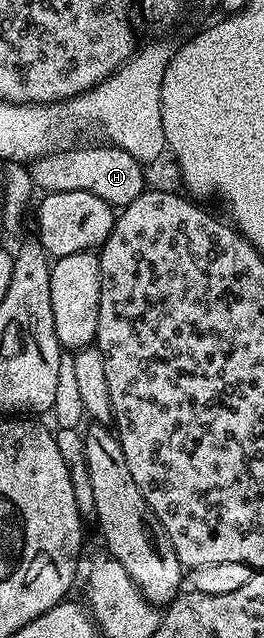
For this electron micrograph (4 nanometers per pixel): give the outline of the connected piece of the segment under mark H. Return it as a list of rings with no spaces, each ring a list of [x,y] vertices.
[[[101,143],[90,145],[87,149],[79,147],[63,148],[61,153],[49,153],[40,159],[29,162],[28,168],[33,188],[43,193],[56,191],[88,191],[88,195],[100,195],[104,203],[115,207],[125,207],[144,192],[142,185],[143,162],[137,161],[119,145]]]

